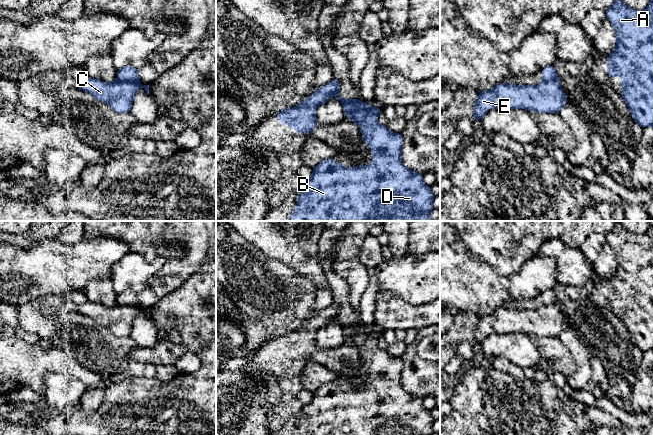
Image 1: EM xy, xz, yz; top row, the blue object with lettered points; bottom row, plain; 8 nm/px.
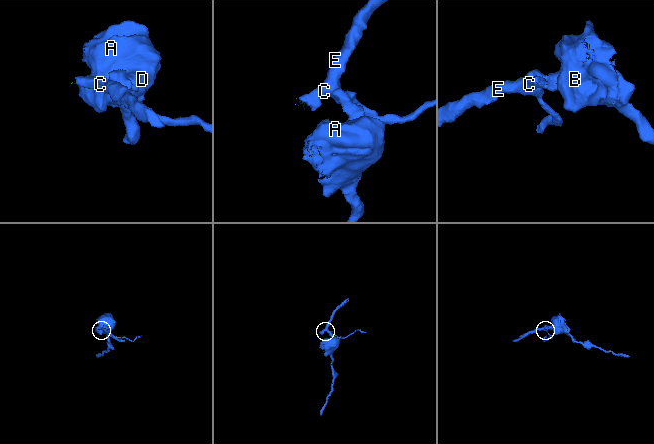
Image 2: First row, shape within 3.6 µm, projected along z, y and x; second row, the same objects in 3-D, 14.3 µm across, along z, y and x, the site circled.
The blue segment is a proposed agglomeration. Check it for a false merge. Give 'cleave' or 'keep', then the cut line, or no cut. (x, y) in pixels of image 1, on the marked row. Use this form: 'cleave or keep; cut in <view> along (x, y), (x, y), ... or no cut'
cleave; cut in xy along (117, 79), (137, 82)

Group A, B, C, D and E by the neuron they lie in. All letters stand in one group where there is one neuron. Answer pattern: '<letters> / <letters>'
A B D / C E

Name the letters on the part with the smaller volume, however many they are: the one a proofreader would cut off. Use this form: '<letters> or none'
C, E

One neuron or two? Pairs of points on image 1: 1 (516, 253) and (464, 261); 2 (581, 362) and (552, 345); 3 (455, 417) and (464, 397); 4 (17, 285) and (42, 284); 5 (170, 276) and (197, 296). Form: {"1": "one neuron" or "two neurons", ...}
{"1": "two neurons", "2": "two neurons", "3": "two neurons", "4": "one neuron", "5": "two neurons"}

